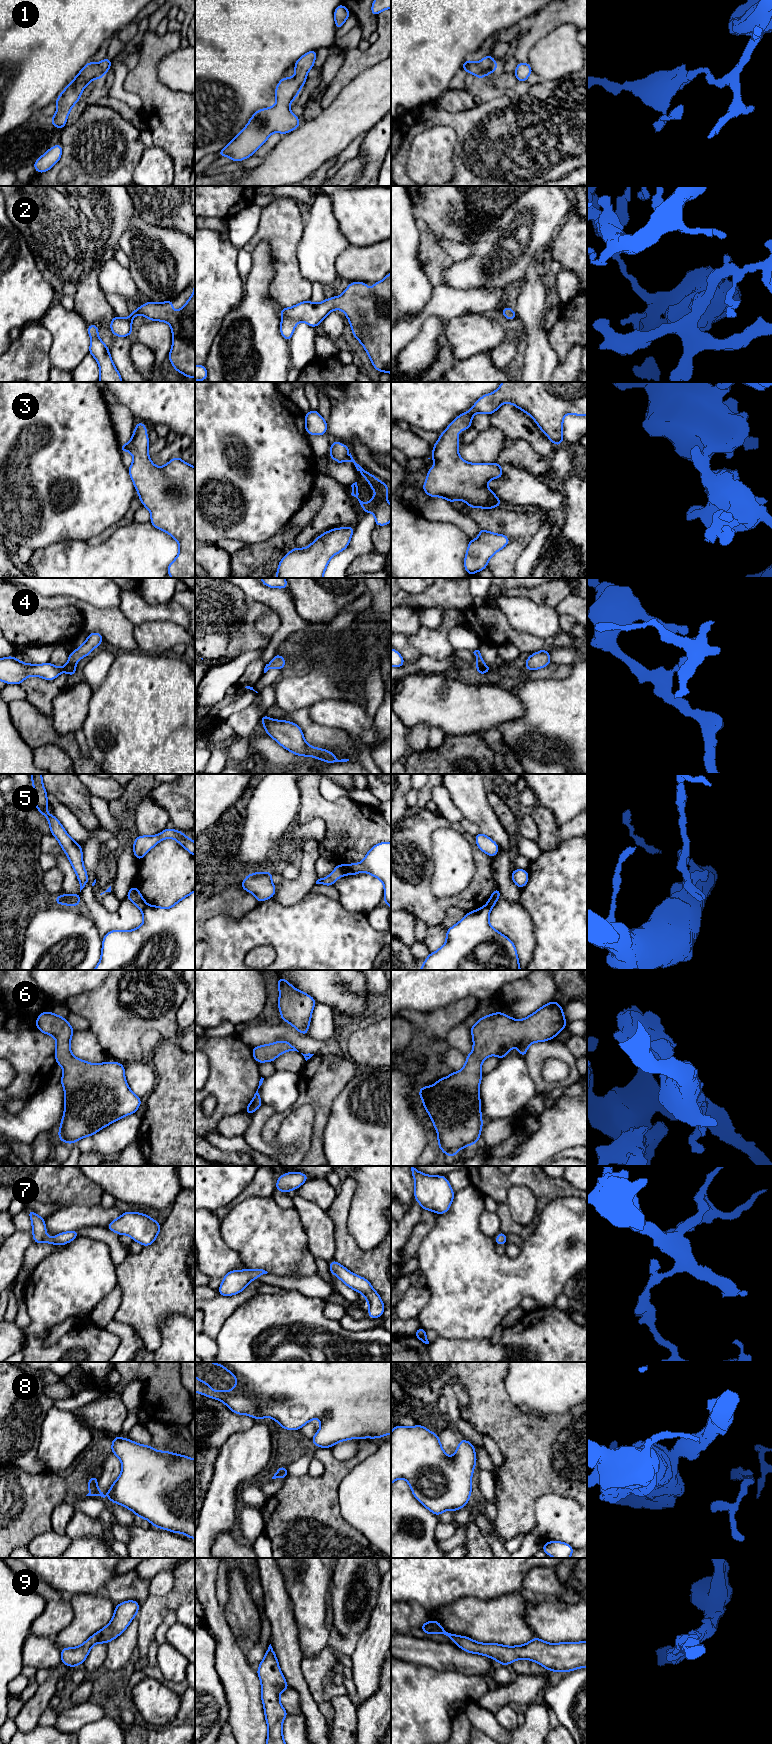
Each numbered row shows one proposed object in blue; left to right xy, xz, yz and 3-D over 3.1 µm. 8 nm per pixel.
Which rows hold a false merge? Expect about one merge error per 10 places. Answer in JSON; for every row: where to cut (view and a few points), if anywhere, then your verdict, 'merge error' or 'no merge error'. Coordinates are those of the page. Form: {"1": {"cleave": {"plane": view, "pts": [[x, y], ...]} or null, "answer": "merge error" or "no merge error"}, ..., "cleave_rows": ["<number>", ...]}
{"1": {"cleave": null, "answer": "no merge error"}, "2": {"cleave": null, "answer": "no merge error"}, "3": {"cleave": null, "answer": "no merge error"}, "4": {"cleave": null, "answer": "no merge error"}, "5": {"cleave": {"plane": "xz", "pts": [[338, 865], [345, 874]]}, "answer": "merge error"}, "6": {"cleave": null, "answer": "no merge error"}, "7": {"cleave": null, "answer": "no merge error"}, "8": {"cleave": null, "answer": "no merge error"}, "9": {"cleave": null, "answer": "no merge error"}, "cleave_rows": ["5"]}

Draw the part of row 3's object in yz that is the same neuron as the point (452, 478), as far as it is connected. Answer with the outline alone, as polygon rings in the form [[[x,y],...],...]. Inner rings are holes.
[[[502,382],[496,391],[481,396],[469,411],[453,419],[433,445],[428,459],[435,460],[436,464],[428,470],[422,486],[429,497],[445,498],[451,504],[462,500],[470,508],[502,506],[487,487],[489,480],[503,476],[501,465],[464,461],[458,453],[458,431],[471,427],[474,414],[489,416],[505,402],[531,416],[558,446],[563,444],[564,416],[587,416],[587,382]]]

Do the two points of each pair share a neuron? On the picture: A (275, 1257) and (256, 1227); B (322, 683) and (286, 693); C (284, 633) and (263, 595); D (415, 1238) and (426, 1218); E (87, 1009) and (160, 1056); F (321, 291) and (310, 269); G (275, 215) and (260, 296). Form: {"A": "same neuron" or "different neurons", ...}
{"A": "same neuron", "B": "same neuron", "C": "same neuron", "D": "same neuron", "E": "different neurons", "F": "different neurons", "G": "different neurons"}

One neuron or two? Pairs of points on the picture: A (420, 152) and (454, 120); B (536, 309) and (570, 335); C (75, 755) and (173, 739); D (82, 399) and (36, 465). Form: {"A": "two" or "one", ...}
{"A": "two", "B": "two", "C": "two", "D": "one"}

